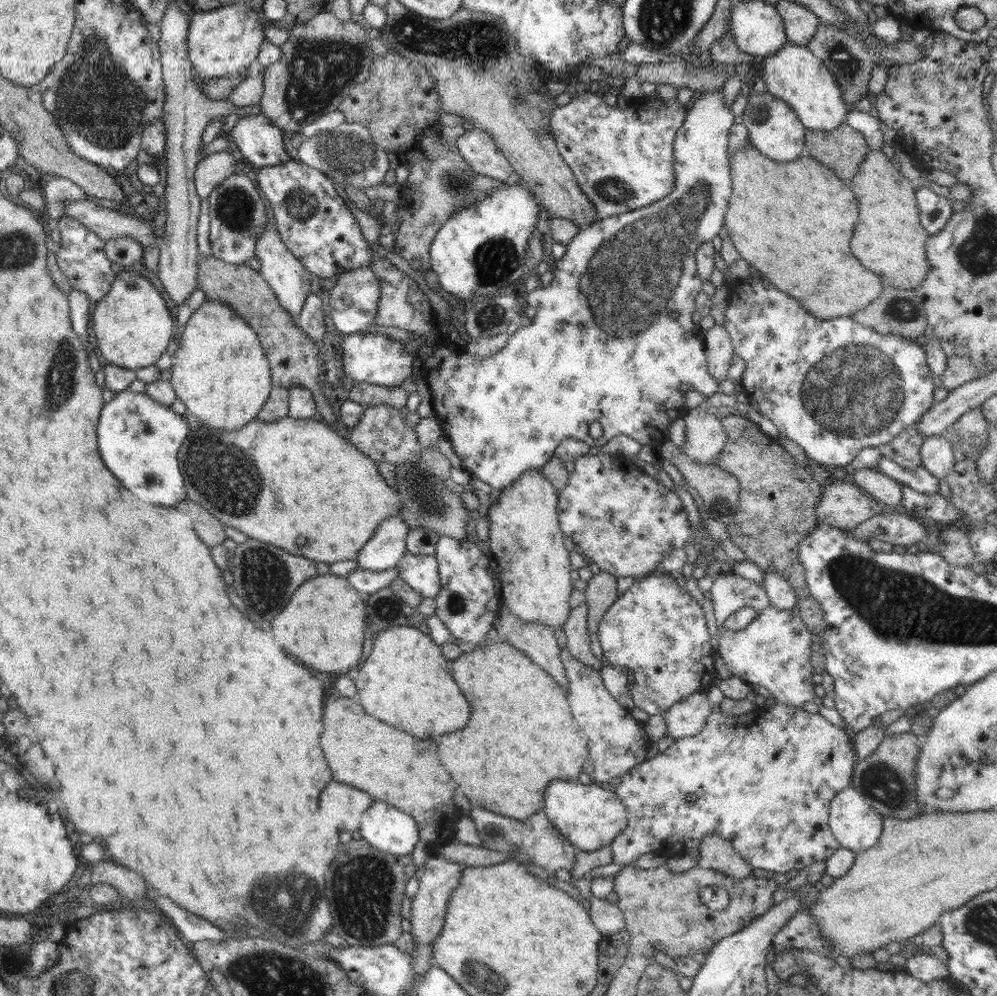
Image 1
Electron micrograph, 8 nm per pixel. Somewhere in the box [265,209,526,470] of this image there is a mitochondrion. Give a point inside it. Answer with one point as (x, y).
(495, 261)

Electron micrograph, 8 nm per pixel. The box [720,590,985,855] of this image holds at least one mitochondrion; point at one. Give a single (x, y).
(880, 782)

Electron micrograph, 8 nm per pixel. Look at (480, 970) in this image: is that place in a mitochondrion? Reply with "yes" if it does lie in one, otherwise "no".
yes

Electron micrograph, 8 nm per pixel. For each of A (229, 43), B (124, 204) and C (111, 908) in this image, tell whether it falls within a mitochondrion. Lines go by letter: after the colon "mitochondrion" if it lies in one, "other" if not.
A: other
B: other
C: other

